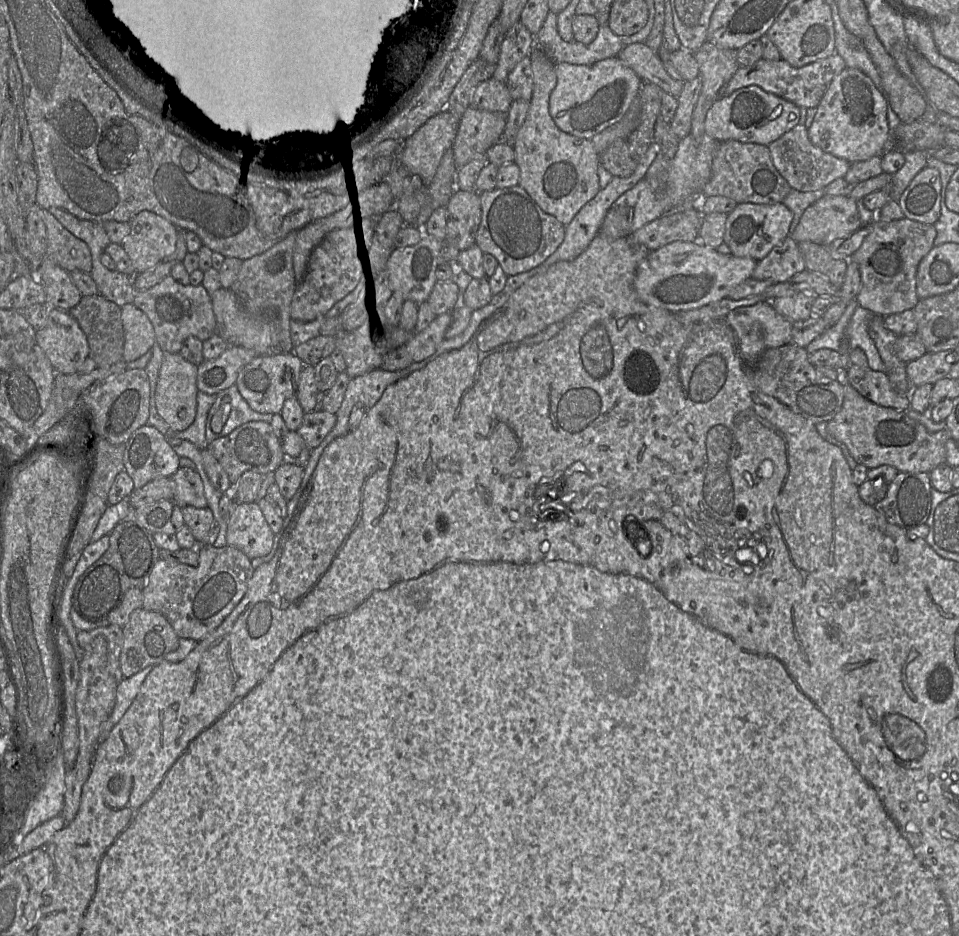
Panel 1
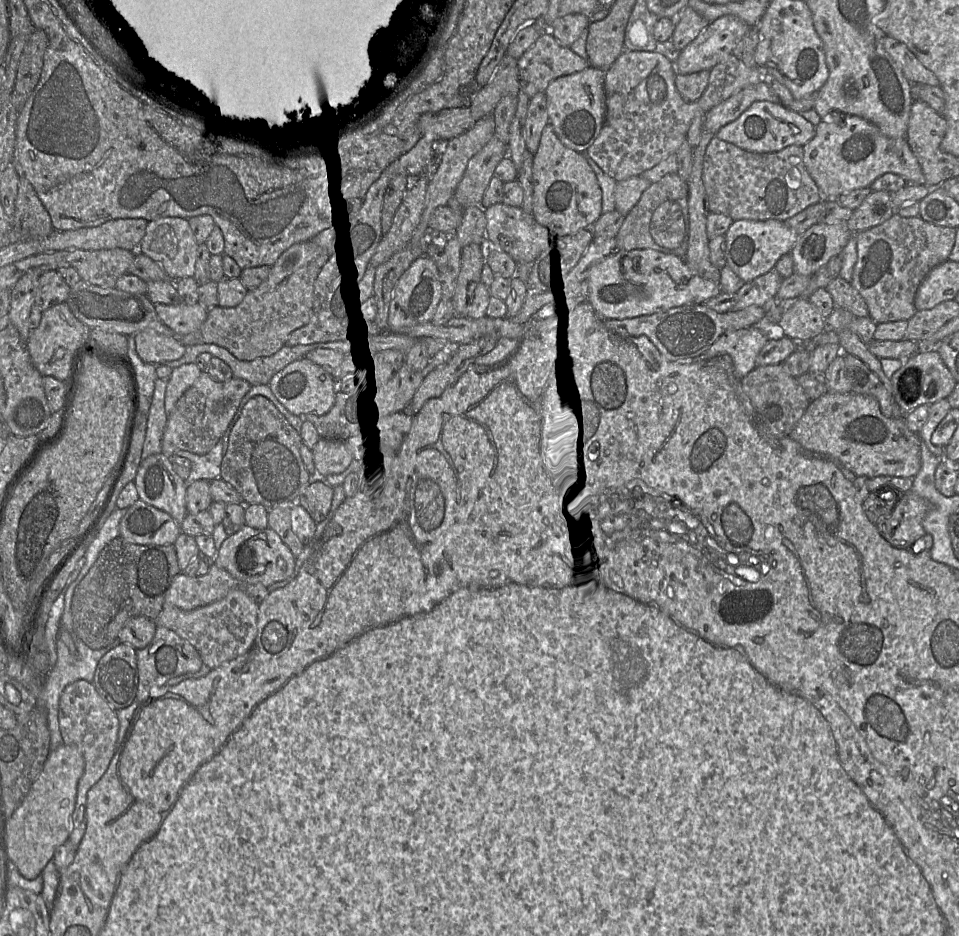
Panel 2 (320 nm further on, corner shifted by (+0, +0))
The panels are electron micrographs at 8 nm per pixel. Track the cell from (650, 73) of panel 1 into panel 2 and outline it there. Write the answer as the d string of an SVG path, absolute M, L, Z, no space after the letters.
M548 29L543 30L534 44L517 60L520 90L531 98L539 92L545 92L552 80L580 72L589 65L588 59L580 57L570 47L561 45Z

